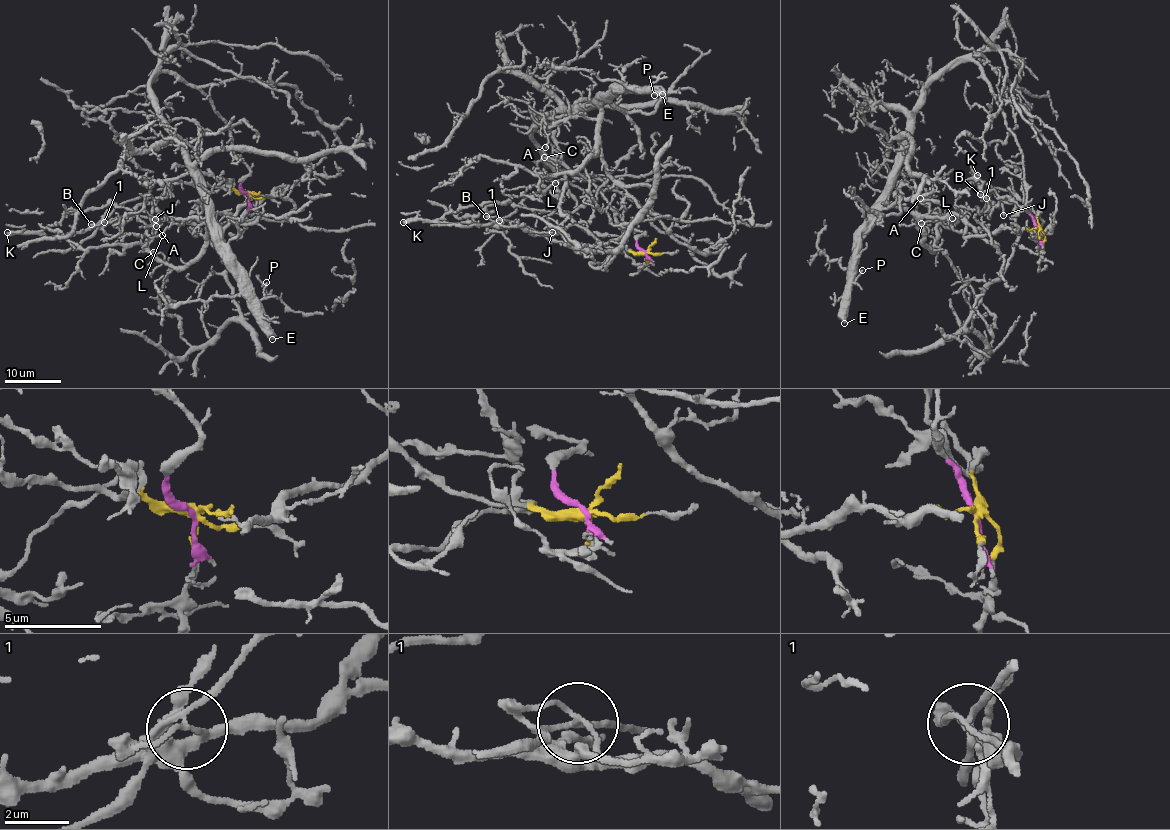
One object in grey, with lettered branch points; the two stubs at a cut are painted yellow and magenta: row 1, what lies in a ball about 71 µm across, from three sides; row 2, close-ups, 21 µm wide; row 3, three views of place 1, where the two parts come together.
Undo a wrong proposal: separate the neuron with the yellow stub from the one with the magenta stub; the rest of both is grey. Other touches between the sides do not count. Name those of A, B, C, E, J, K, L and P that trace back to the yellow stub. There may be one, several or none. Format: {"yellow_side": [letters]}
{"yellow_side": ["B", "J", "K"]}

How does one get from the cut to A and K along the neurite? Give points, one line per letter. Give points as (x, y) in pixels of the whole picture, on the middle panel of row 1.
A: (645, 252), (644, 232), (533, 139), (538, 119), (573, 111), (541, 118), (529, 104), (545, 147)
K: (645, 252), (632, 253), (606, 247), (582, 227), (568, 225), (553, 234), (534, 235), (517, 226), (402, 222)

